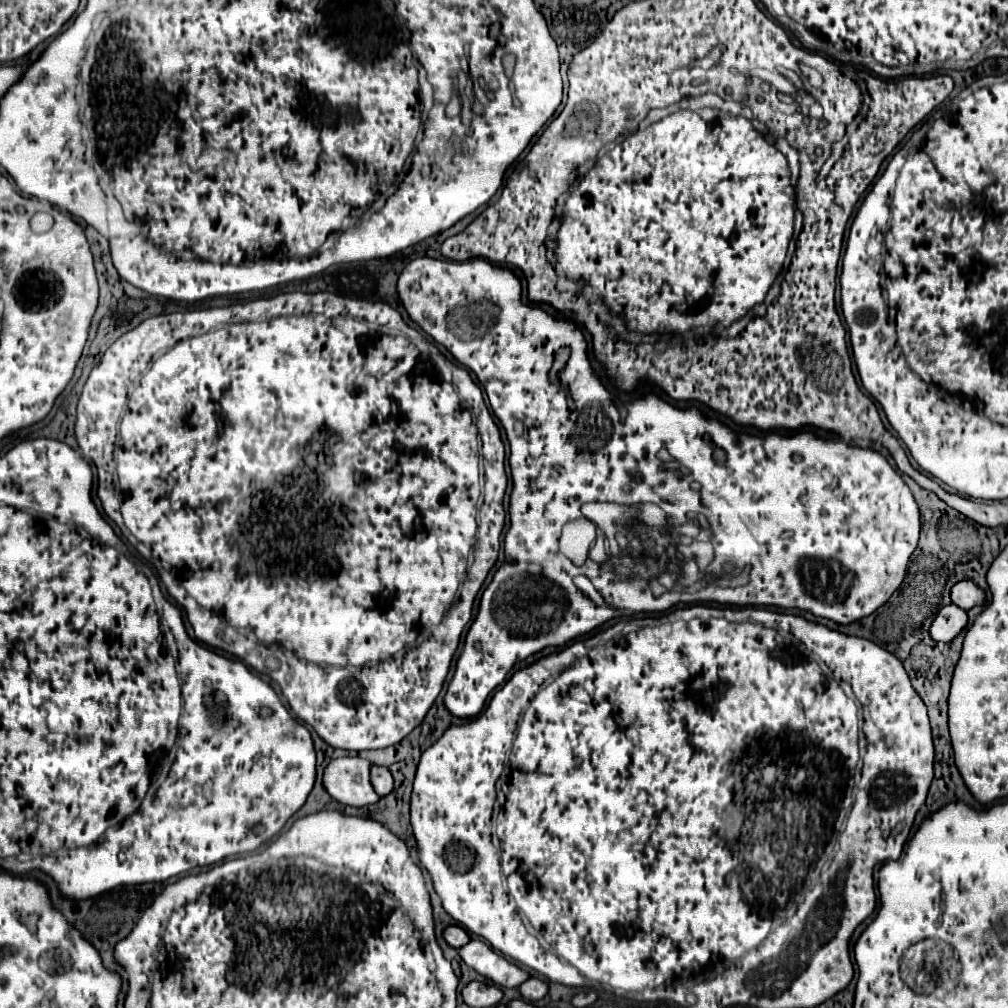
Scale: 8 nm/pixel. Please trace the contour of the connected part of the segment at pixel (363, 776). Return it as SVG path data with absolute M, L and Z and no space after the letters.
M360 756L338 758L324 770L324 788L328 794L346 806L370 806L380 800L370 784L372 764Z

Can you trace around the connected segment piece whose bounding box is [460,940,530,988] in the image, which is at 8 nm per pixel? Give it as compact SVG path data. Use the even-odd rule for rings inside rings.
M470 940L466 946L460 948L460 956L470 968L502 988L518 988L530 978L524 968L512 964L482 940Z

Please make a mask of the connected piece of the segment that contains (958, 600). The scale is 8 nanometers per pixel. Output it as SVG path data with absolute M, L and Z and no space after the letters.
M962 580L952 588L950 598L962 610L970 610L970 608L986 602L986 592L982 588L978 588L972 580Z

